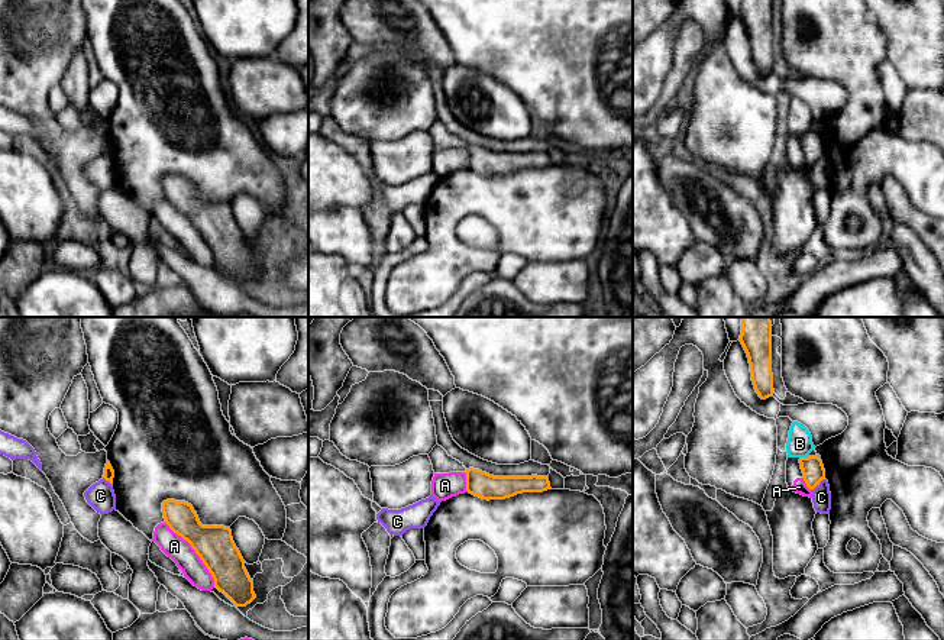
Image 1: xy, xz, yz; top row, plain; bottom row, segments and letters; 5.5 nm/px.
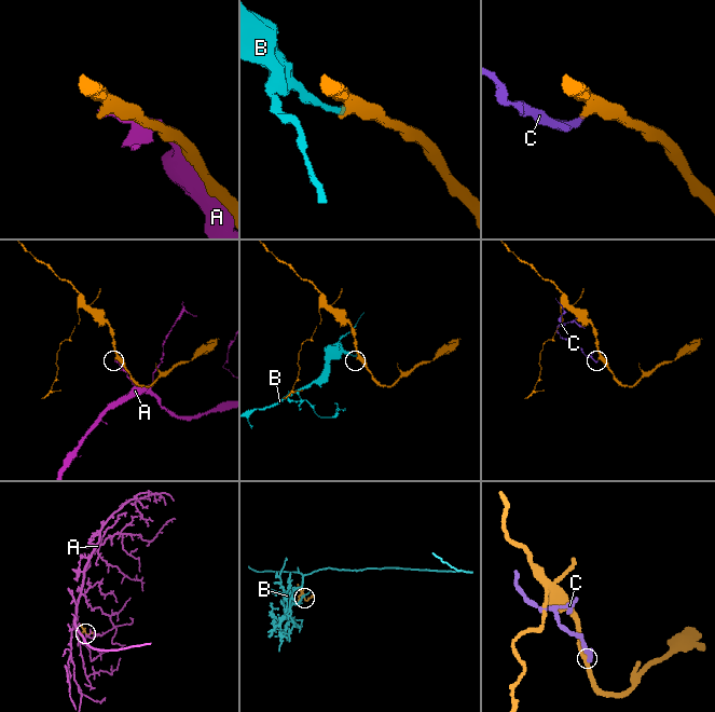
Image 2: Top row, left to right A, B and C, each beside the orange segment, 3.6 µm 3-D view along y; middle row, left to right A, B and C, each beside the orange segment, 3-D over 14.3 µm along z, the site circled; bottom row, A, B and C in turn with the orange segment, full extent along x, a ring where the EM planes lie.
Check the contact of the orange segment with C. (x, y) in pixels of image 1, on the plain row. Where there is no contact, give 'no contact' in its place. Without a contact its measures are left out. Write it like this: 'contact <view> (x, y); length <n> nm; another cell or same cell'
contact yz (818, 160); length 100 nm; another cell

